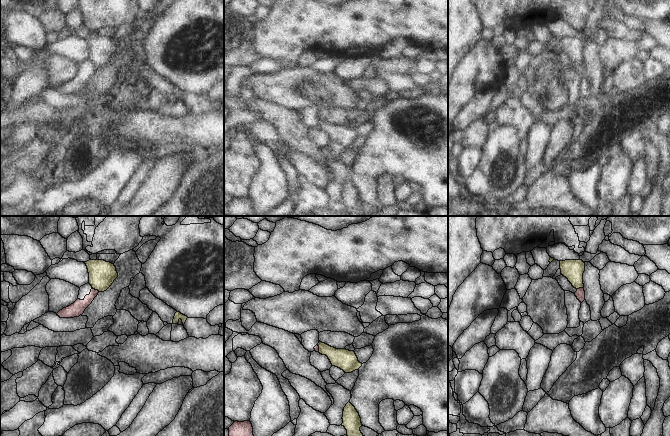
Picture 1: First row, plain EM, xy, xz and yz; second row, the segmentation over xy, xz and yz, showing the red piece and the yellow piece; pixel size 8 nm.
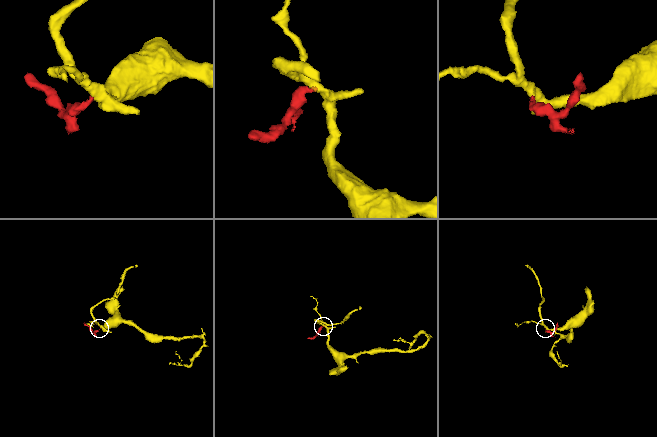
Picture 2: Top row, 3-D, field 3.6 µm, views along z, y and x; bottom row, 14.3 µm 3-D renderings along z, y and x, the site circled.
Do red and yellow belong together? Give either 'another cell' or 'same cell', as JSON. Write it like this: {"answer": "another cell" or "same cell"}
{"answer": "another cell"}

